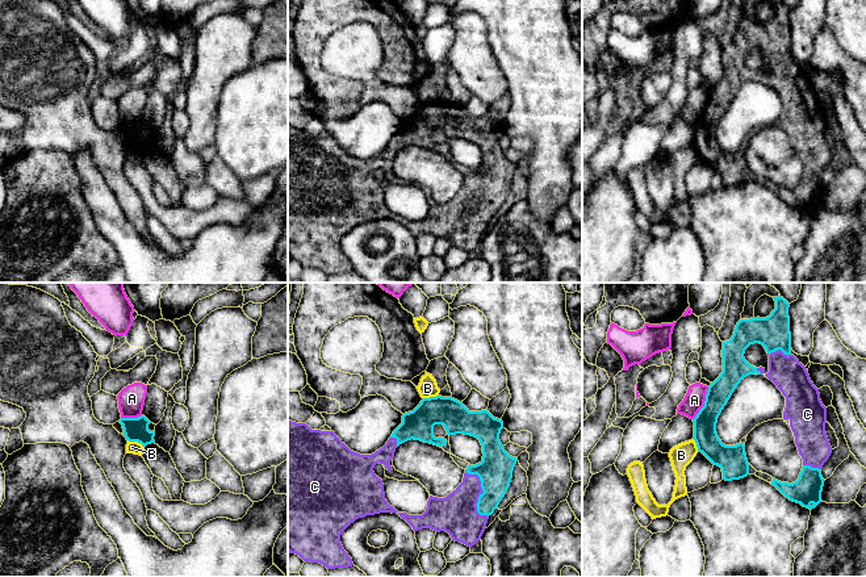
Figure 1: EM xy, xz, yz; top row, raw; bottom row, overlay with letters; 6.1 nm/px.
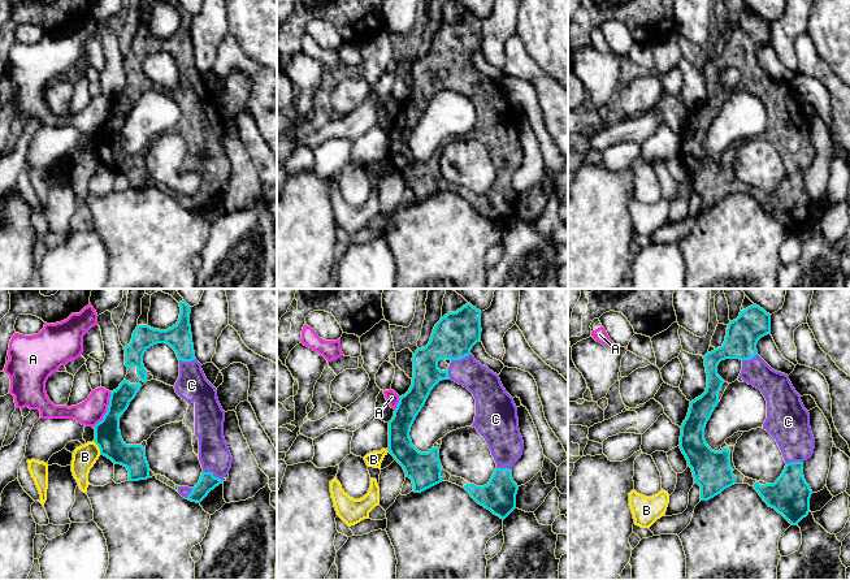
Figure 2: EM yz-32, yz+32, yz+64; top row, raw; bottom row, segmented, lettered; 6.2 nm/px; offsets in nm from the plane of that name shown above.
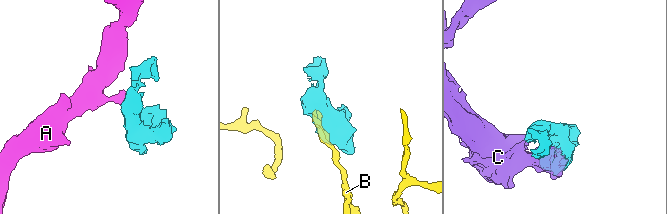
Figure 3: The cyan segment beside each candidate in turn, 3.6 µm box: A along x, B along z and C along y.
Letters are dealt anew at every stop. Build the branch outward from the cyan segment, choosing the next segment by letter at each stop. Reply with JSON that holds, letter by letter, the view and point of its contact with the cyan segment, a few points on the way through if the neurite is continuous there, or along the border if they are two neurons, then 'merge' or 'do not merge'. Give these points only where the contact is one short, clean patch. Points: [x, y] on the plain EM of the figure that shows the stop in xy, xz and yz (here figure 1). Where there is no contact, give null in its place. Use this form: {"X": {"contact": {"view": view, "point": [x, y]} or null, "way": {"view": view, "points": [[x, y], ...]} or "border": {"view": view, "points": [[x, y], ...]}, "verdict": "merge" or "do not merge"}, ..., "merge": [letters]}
{"A": {"contact": {"view": "yz", "point": [705, 109]}, "border": {"view": "yz", "points": [[708, 92], [705, 100], [705, 111], [693, 125]]}, "verdict": "do not merge"}, "B": {"contact": {"view": "xy", "point": [136, 146]}, "border": {"view": "xy", "points": [[128, 145], [137, 146], [143, 153]]}, "verdict": "do not merge"}, "C": {"contact": {"view": "xz", "point": [482, 199]}, "verdict": "merge"}, "merge": ["C"]}

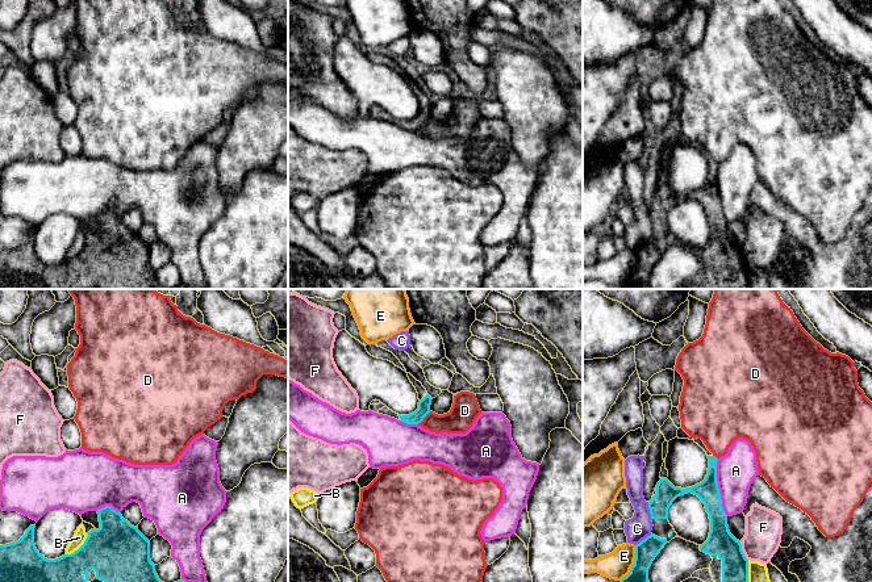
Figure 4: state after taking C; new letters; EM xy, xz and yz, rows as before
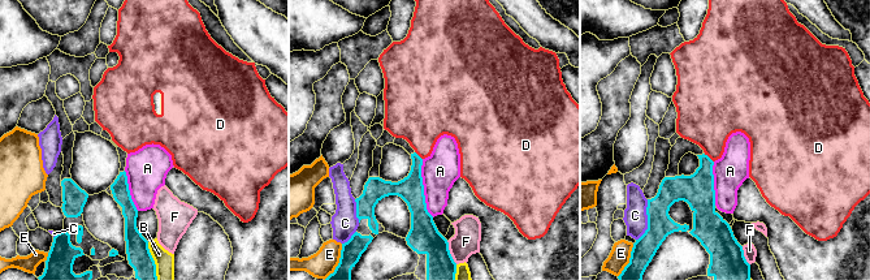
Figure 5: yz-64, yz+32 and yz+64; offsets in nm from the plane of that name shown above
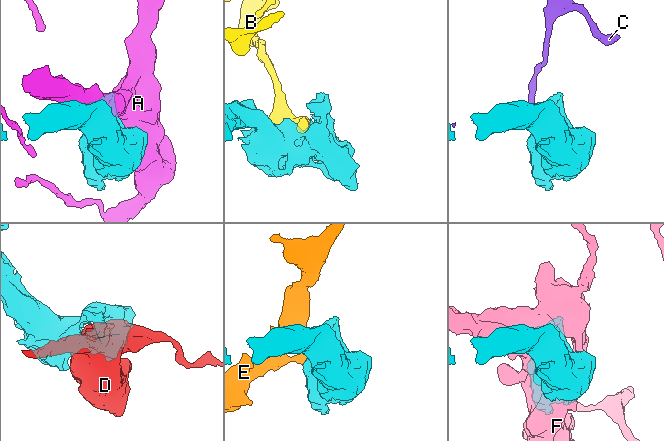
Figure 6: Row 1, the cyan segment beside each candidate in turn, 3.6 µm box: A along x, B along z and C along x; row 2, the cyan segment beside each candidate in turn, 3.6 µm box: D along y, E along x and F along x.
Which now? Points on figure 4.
{"A": {"contact": {"view": "yz", "point": [717, 193]}, "verdict": "do not merge"}, "B": {"contact": {"view": "xy", "point": [79, 254]}, "verdict": "do not merge"}, "C": {"contact": {"view": "yz", "point": [650, 217]}, "verdict": "do not merge"}, "D": {"contact": {"view": "xz", "point": [424, 122]}, "border": {"view": "xz", "points": [[430, 117], [417, 129]]}, "verdict": "do not merge"}, "E": {"contact": {"view": "yz", "point": [634, 269]}, "border": {"view": "yz", "points": [[635, 251], [634, 269], [620, 285]]}, "verdict": "do not merge"}, "F": {"contact": {"view": "yz", "point": [742, 256]}, "verdict": "do not merge"}, "merge": []}

